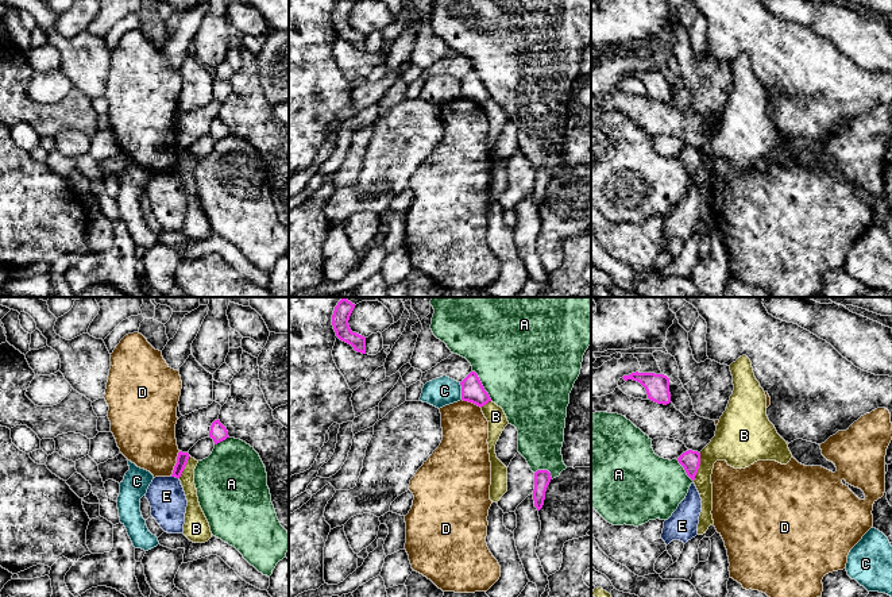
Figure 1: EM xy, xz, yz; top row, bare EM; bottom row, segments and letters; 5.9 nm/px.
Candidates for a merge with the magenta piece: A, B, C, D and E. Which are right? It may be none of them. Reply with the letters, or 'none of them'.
none of them

